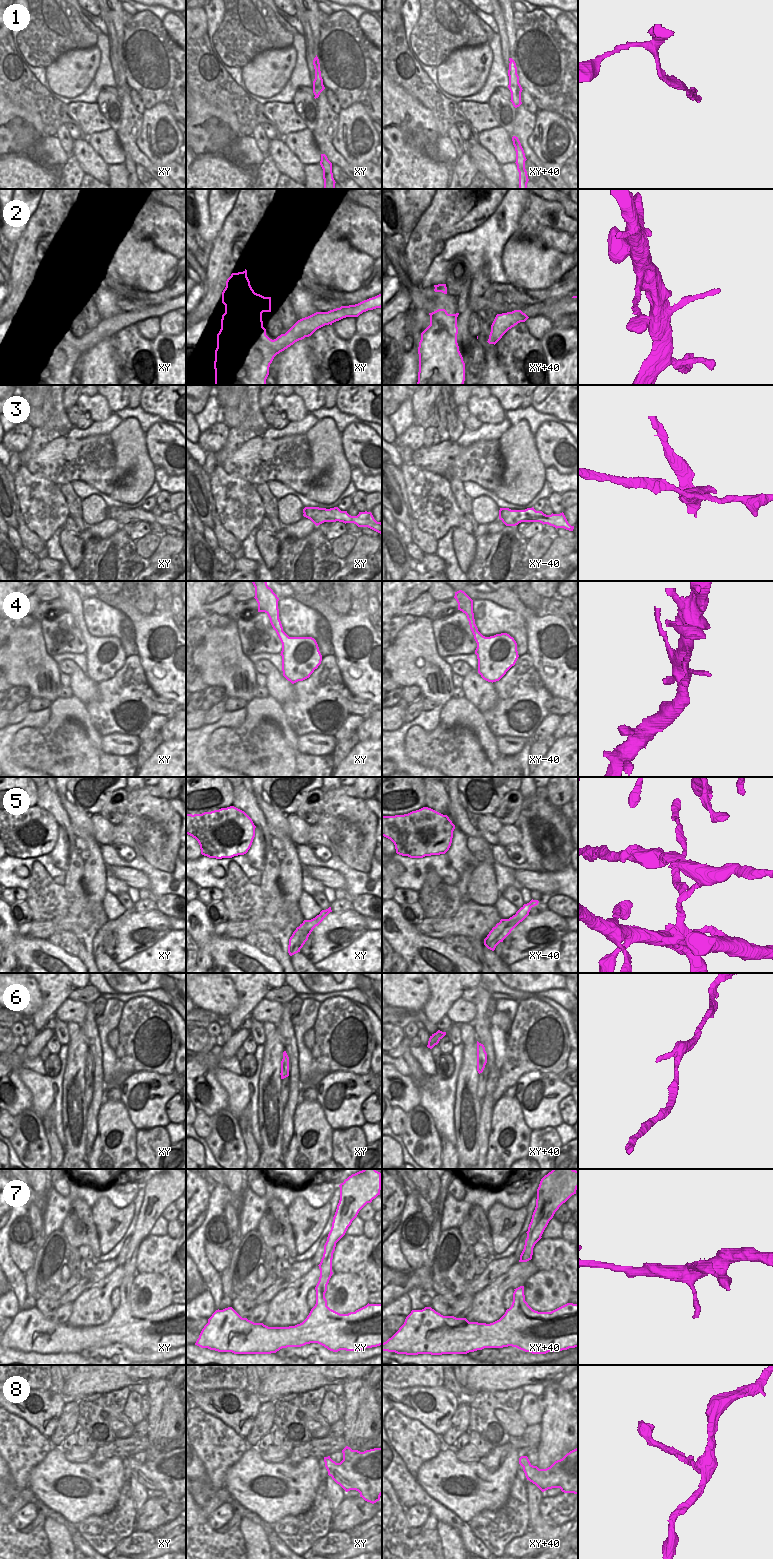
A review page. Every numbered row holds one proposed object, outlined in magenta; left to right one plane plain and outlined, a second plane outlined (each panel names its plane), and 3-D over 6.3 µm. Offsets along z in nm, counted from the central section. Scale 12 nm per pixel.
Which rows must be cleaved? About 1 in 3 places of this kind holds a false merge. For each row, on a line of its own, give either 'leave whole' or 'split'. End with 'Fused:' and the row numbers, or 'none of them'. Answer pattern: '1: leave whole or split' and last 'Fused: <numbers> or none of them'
1: leave whole
2: leave whole
3: split
4: leave whole
5: split
6: leave whole
7: leave whole
8: leave whole
Fused: 3, 5

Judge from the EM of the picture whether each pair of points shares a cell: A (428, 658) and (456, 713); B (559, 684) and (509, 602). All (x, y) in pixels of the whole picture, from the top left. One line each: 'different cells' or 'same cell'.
A: different cells
B: same cell

